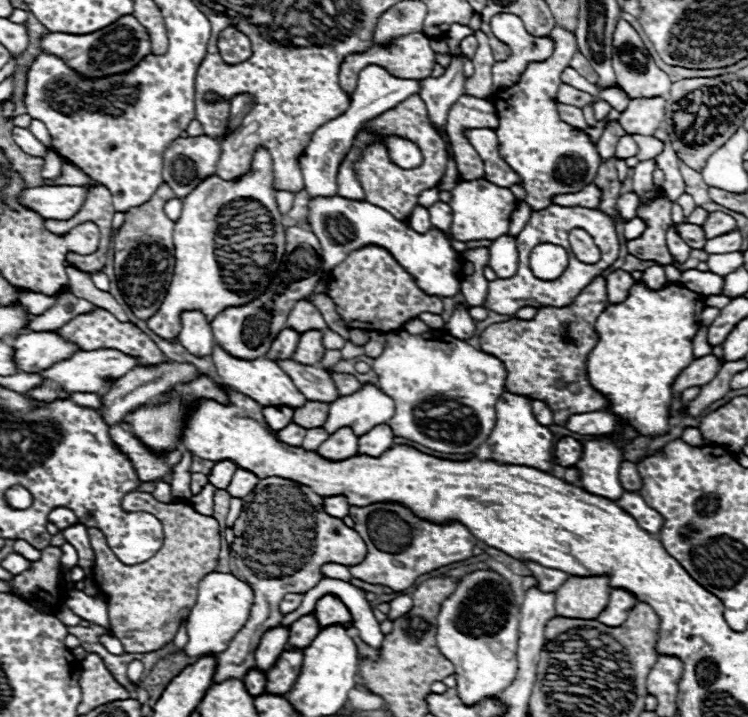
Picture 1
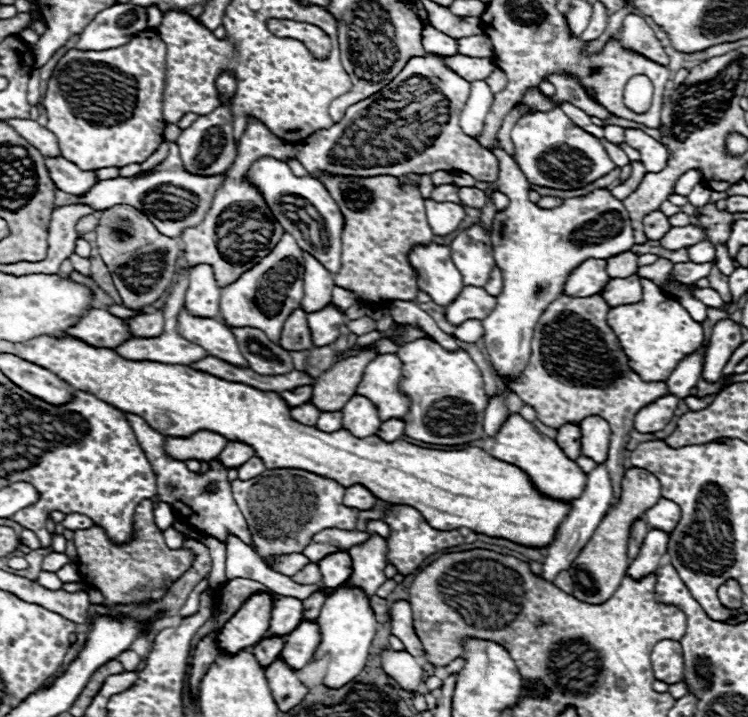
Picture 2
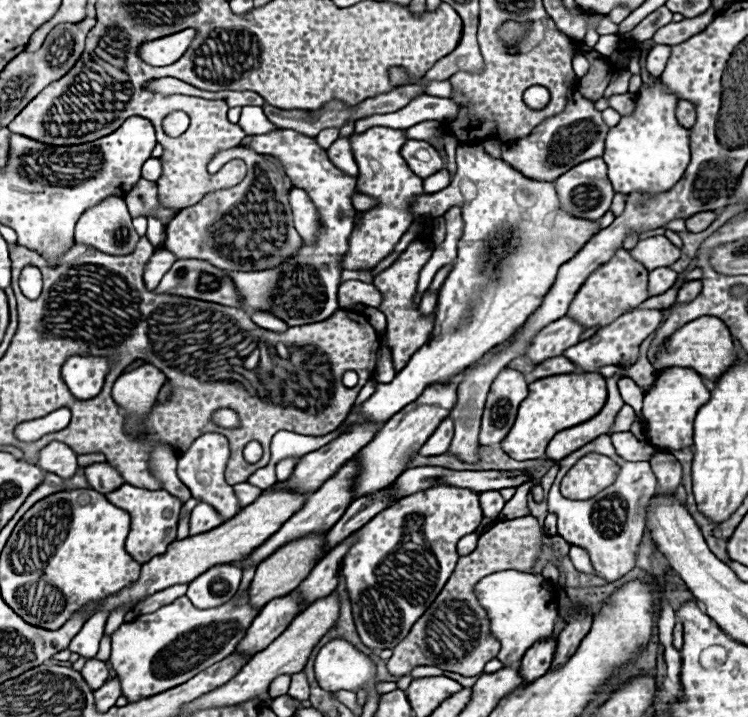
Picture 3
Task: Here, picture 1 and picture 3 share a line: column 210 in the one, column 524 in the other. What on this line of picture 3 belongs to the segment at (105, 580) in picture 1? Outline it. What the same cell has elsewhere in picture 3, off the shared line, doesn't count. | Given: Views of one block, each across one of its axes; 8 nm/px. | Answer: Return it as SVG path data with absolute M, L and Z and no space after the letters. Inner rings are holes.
M532 516L498 520L488 532L480 534L476 550L468 556L460 556L456 570L438 600L434 600L434 604L422 614L406 640L394 648L394 654L388 660L388 670L394 676L406 676L414 666L438 666L462 676L480 676L484 664L496 658L500 646L490 634L490 620L474 596L474 584L482 580L482 576L498 570L516 568L520 572L532 572L532 564L538 560L540 550L542 532L538 520Z

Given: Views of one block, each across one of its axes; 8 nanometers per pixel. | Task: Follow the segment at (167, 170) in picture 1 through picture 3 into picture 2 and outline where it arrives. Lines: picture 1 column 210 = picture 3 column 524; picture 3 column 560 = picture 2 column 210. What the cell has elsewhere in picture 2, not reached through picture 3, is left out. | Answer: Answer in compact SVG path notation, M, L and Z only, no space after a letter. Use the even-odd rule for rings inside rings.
M214 110L206 116L198 116L198 120L190 128L182 130L178 138L178 146L180 146L184 168L188 172L202 174L202 176L226 172L238 154L238 146L234 142L234 132L232 132L232 112Z

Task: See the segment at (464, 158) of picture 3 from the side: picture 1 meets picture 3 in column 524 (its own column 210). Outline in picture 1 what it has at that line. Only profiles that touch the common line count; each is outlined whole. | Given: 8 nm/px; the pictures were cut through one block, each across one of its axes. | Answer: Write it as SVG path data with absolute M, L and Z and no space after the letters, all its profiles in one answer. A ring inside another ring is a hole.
M258 148L254 152L254 158L252 158L252 168L250 168L250 172L246 176L242 176L242 180L222 180L220 176L210 176L210 178L202 180L182 200L182 204L184 204L182 216L176 220L176 228L174 228L176 268L174 268L172 284L170 284L170 288L166 292L166 300L162 302L162 308L158 308L158 312L150 320L146 320L148 328L154 334L158 334L164 340L172 340L180 332L180 316L182 316L182 312L186 312L186 310L202 310L206 314L208 322L212 322L214 316L218 312L222 312L224 308L242 306L242 304L254 300L268 286L268 282L272 280L272 276L274 276L274 272L280 266L282 256L284 256L284 224L282 224L284 220L282 220L282 214L278 210L276 190L272 188L272 184L274 184L272 158L270 158L266 148ZM262 206L268 210L268 222L266 222L268 228L266 228L266 224L260 224L262 222L260 216L264 216L264 208Z

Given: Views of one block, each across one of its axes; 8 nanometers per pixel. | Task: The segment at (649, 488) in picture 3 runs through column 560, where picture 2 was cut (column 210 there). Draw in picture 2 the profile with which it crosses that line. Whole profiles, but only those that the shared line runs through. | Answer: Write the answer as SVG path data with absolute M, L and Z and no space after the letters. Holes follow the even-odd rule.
M126 414L126 418L130 420L130 424L132 424L132 428L134 428L136 436L138 436L140 446L146 452L146 458L150 460L150 464L152 464L152 468L156 472L156 498L160 502L166 502L166 504L172 506L172 510L176 512L176 520L182 522L188 528L196 528L198 532L202 532L206 536L218 538L220 542L226 542L228 534L234 534L244 544L254 546L250 528L246 524L246 518L244 518L244 514L240 512L240 508L236 506L236 502L232 498L230 482L228 482L228 476L226 476L226 468L222 468L222 462L218 458L210 460L206 474L190 472L182 460L174 460L174 458L170 458L166 454L164 440L168 436L164 436L164 434L156 432L154 428L150 428L146 424L146 420L142 420L136 414ZM210 480L218 482L218 492L216 494L204 494L204 490L202 490Z

